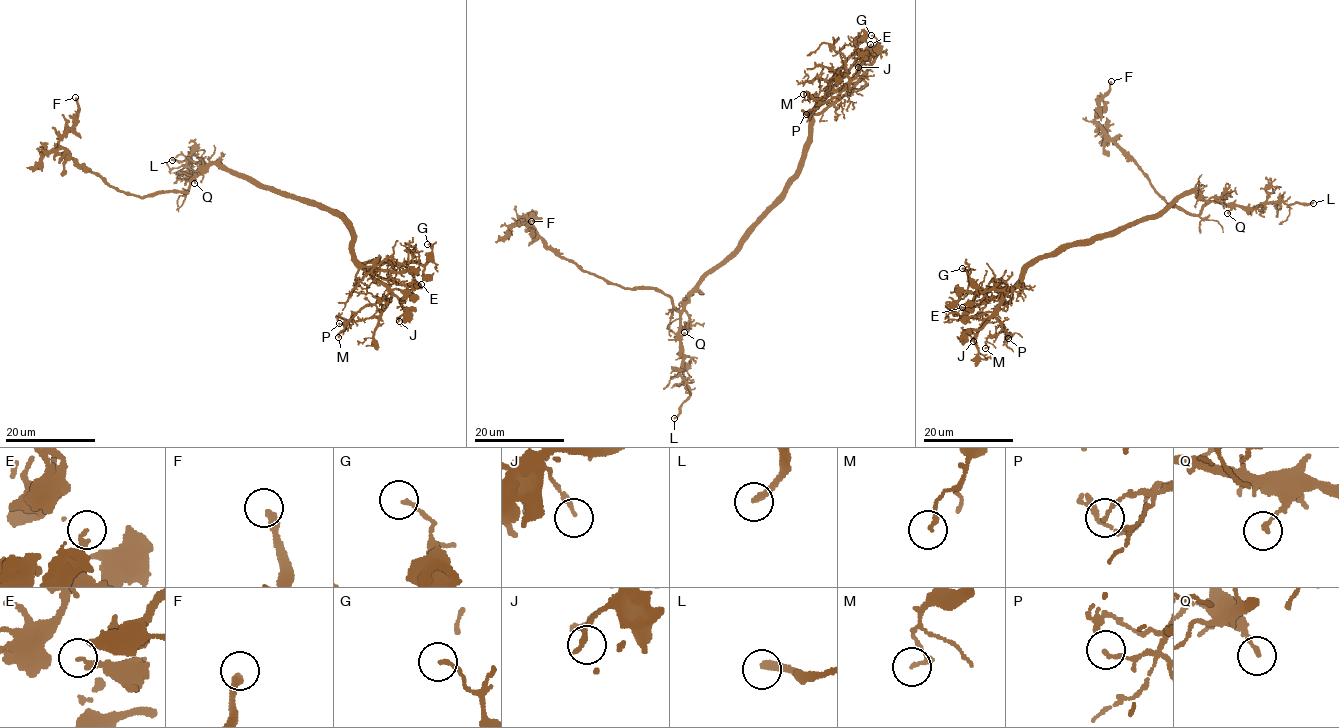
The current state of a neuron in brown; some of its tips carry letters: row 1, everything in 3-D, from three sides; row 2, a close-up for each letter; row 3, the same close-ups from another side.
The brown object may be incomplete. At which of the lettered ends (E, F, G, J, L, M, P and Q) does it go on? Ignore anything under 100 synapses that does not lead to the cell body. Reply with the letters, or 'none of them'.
L

